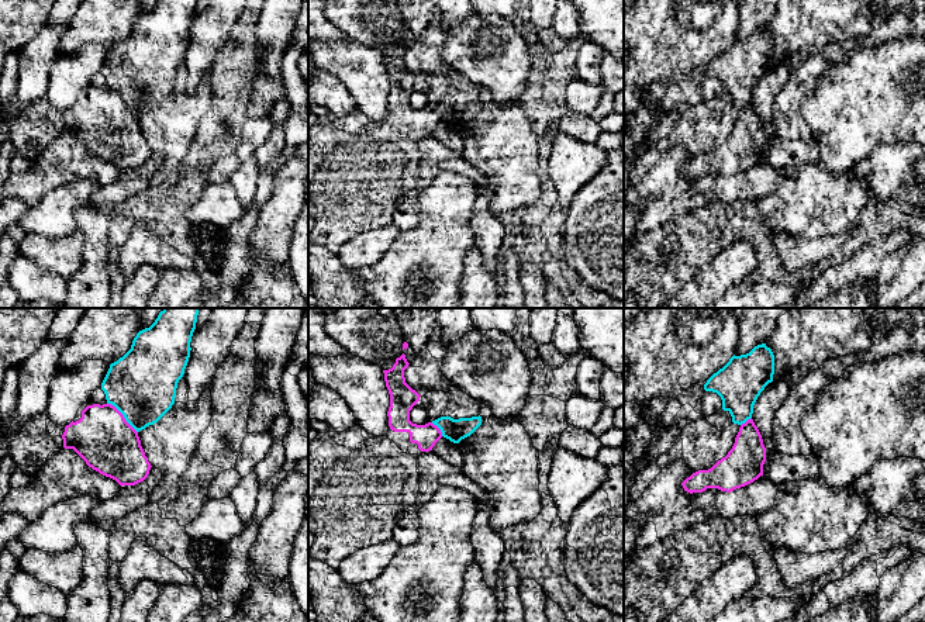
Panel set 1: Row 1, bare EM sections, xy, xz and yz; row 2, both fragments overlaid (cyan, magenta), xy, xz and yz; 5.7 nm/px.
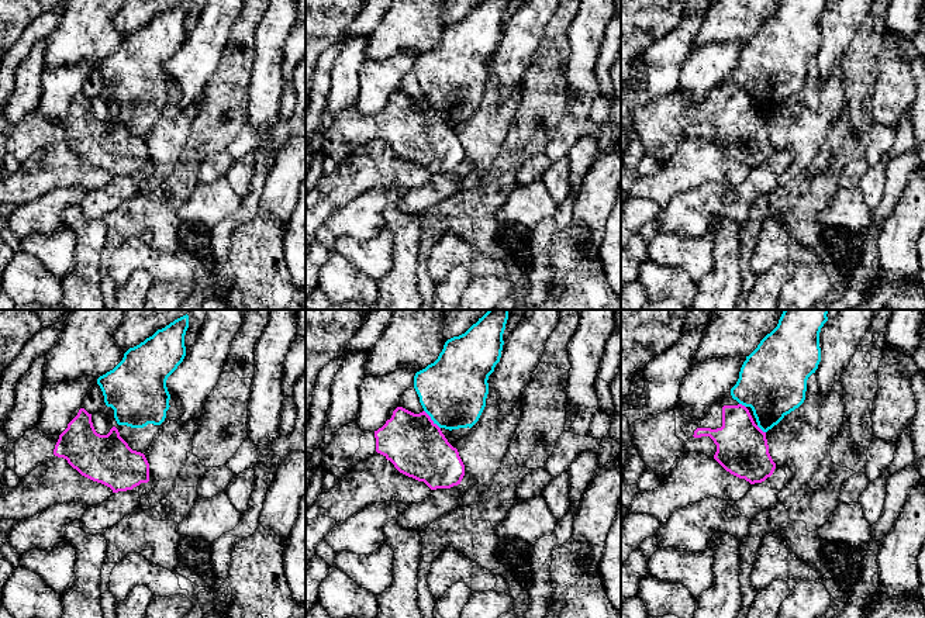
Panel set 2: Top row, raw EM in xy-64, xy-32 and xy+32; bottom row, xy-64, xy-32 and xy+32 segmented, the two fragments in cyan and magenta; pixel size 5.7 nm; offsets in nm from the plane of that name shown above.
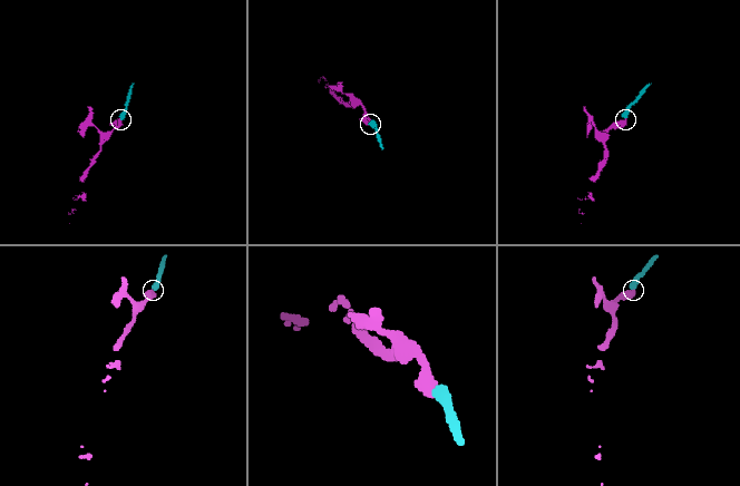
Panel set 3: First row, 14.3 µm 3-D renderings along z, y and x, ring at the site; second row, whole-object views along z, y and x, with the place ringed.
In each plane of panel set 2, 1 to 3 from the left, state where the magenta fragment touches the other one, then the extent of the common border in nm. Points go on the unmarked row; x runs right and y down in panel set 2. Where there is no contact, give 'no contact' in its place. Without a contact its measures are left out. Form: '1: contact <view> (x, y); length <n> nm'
1: no contact
2: contact xy-32 (431, 103); length 140 nm
3: contact xy+32 (760, 113); length 70 nm

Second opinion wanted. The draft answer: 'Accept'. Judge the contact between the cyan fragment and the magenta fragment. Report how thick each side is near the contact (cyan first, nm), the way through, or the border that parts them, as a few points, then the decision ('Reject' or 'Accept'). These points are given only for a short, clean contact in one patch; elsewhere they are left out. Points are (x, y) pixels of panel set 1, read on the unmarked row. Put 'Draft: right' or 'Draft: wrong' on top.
Draft: wrong
Thickness 400 nm (cyan) against 320 nm. Boundary: xy (107, 87), (137, 117). Reject

